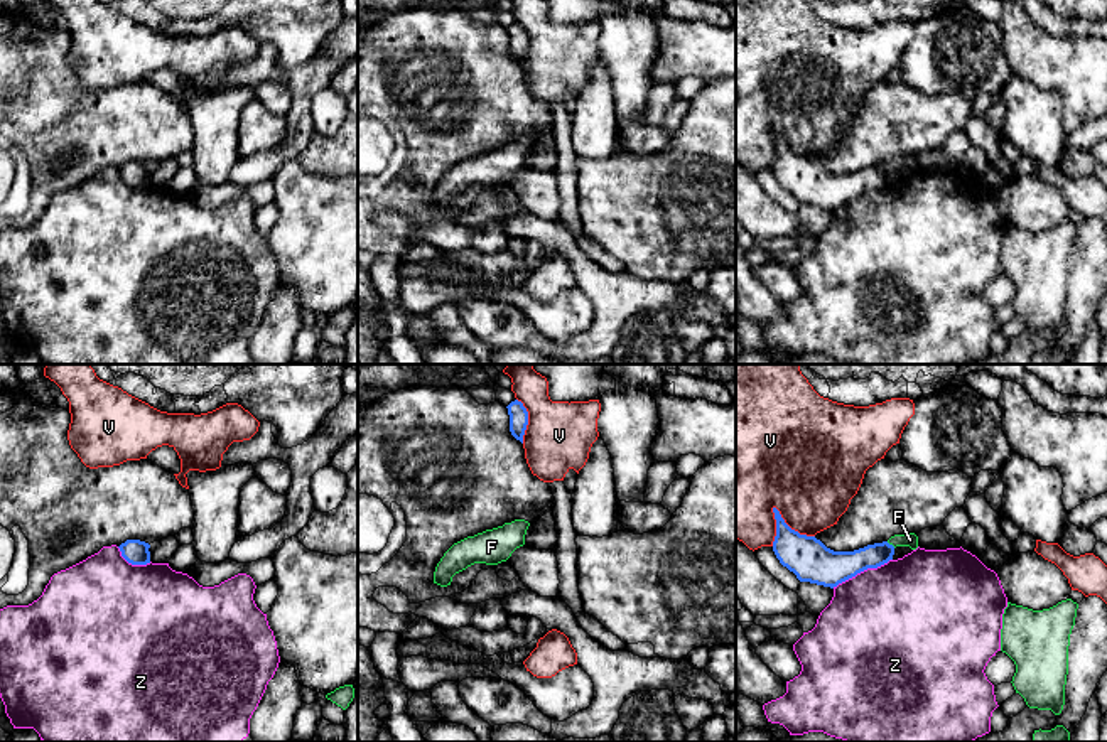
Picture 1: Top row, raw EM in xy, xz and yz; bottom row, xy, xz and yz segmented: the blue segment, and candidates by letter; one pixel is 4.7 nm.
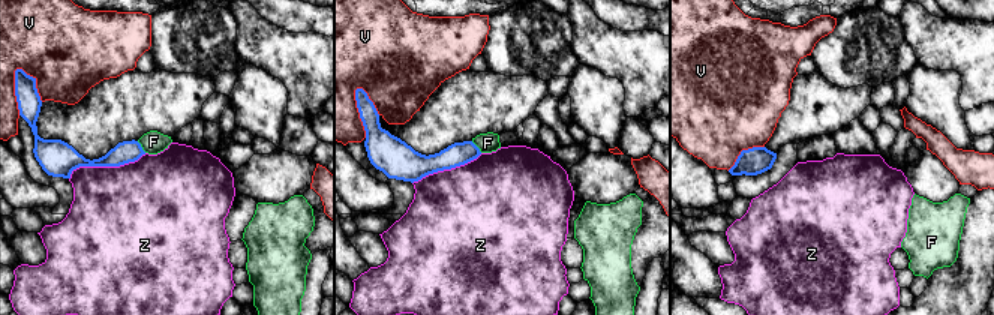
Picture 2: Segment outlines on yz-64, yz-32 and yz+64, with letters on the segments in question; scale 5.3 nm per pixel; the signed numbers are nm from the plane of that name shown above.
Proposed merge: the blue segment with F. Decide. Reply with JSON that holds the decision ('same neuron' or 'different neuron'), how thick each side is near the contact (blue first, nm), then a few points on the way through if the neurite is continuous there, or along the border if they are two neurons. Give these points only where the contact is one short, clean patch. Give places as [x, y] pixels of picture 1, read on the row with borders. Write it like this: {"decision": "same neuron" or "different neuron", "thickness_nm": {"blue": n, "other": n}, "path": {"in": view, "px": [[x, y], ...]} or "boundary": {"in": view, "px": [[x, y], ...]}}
{"decision": "different neuron", "thickness_nm": {"blue": 140, "other": 70}, "boundary": {"in": "yz", "px": [[886, 542], [895, 547]]}}

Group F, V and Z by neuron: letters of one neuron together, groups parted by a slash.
F / V / Z

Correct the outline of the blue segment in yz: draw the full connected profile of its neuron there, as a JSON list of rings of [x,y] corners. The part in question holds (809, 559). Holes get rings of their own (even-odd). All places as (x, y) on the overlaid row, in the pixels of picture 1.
[[[773,508],[773,513],[776,519],[773,551],[780,563],[793,572],[800,582],[834,589],[867,568],[878,568],[893,560],[894,546],[888,541],[854,551],[834,551],[815,536],[791,530],[776,508]]]

